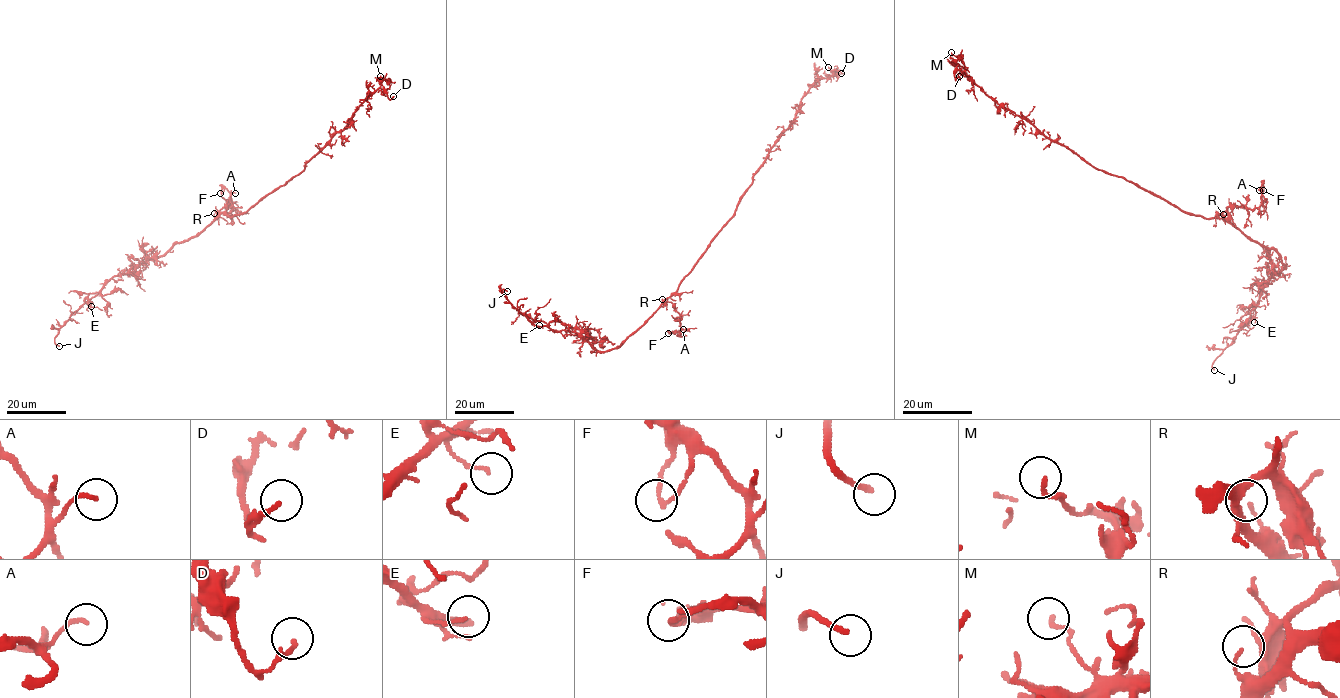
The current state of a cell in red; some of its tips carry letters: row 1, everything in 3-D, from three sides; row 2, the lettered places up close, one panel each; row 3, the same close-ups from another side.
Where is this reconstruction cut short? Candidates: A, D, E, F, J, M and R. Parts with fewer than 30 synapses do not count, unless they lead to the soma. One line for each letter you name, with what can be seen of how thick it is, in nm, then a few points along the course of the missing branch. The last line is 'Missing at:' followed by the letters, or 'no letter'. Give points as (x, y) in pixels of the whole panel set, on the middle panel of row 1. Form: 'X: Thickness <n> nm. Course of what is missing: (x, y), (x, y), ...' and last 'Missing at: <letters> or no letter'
J: Thickness 180 nm. Course of what is missing: (507, 291), (520, 333), (533, 348)
Missing at: J

